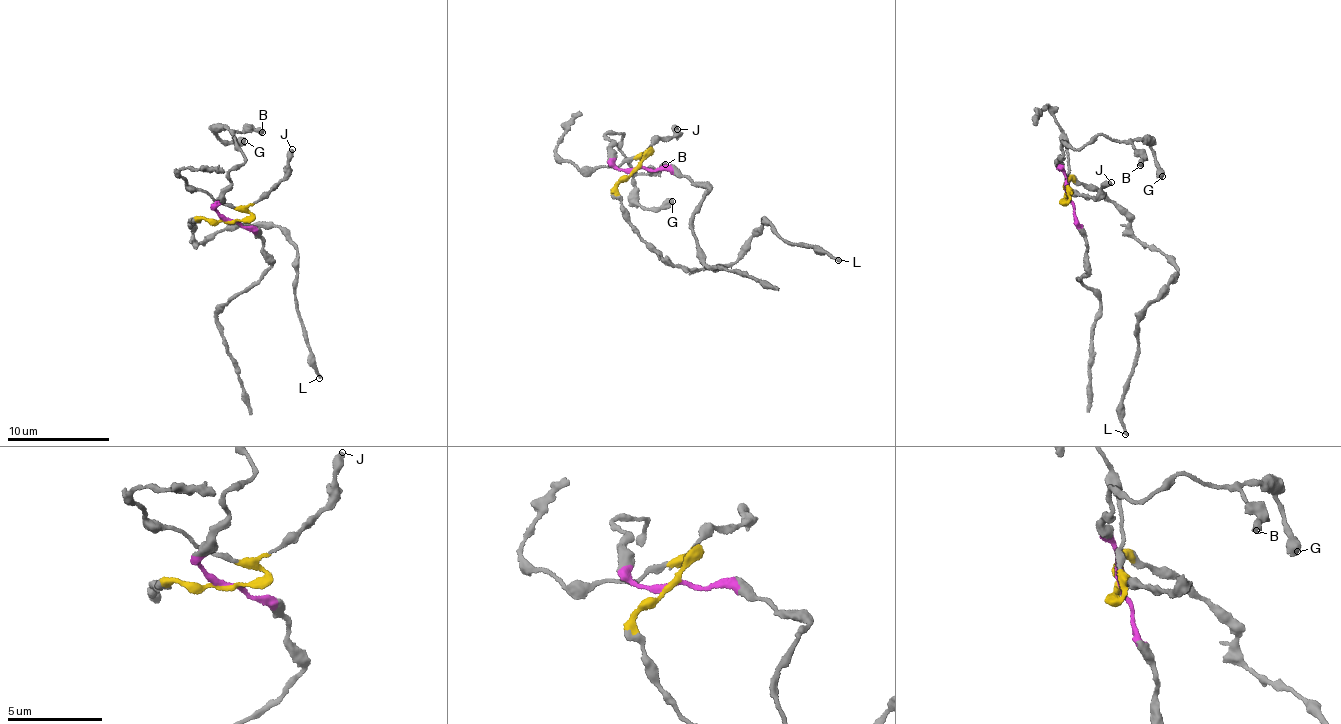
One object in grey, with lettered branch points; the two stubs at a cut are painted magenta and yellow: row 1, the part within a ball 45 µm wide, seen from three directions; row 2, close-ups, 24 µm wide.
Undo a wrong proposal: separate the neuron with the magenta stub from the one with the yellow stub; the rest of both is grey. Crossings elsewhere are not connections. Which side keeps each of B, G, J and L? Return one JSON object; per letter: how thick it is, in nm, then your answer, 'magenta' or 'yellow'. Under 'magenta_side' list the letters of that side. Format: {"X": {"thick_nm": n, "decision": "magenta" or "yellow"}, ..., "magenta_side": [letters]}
{"B": {"thick_nm": 400, "decision": "magenta"}, "G": {"thick_nm": 550, "decision": "magenta"}, "J": {"thick_nm": 420, "decision": "yellow"}, "L": {"thick_nm": 200, "decision": "yellow"}, "magenta_side": ["B", "G"]}

